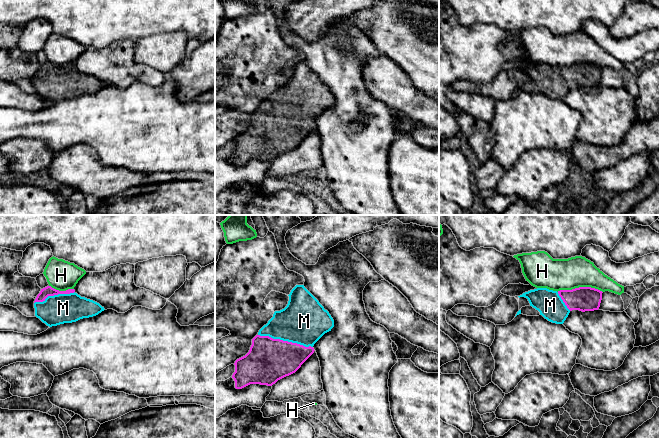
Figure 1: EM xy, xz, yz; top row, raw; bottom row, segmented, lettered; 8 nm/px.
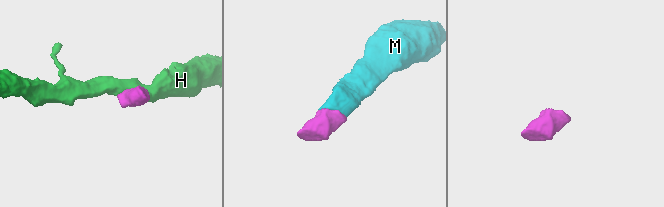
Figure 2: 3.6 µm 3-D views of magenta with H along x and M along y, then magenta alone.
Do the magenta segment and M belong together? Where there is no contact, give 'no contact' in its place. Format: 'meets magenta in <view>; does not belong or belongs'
meets magenta in xz; belongs

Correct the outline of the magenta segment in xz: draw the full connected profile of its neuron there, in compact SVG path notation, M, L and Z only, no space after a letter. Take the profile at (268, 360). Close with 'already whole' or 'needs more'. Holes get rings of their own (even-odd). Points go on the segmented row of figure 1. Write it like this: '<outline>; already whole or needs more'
M296 285L288 296L287 306L274 312L273 317L252 339L249 352L235 361L232 378L236 389L250 384L272 386L278 380L295 373L314 353L314 344L334 327L329 312L304 285Z; needs more

